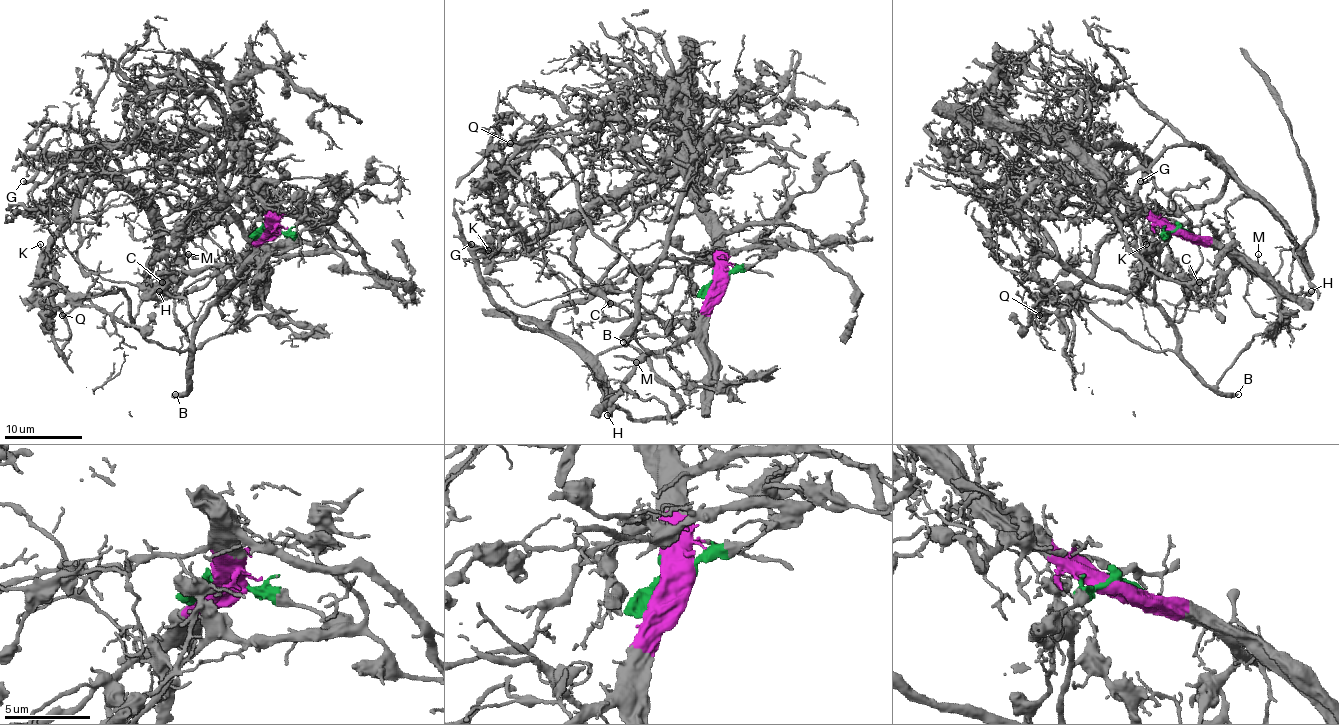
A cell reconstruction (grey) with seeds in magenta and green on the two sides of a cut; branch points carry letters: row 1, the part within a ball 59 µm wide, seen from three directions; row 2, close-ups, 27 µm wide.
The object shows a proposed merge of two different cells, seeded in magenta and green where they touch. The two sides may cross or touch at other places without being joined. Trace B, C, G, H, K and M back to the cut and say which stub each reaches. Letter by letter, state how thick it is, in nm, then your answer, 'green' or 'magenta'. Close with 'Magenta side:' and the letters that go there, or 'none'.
B: 380 nm | green
C: 140 nm | magenta
G: 360 nm | magenta
H: 480 nm | magenta
K: 120 nm | magenta
M: 120 nm | magenta
Magenta side: C, G, H, K, M

